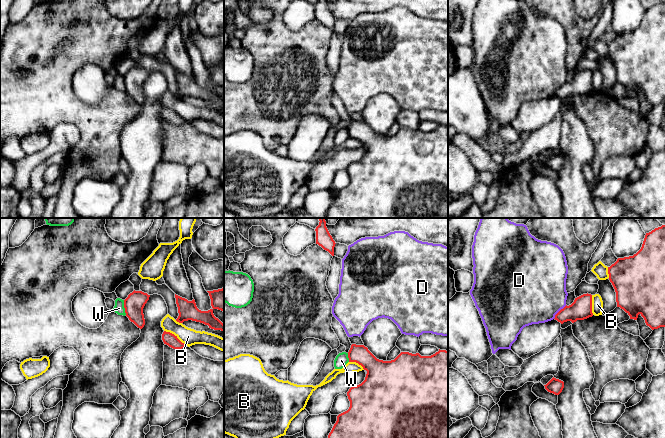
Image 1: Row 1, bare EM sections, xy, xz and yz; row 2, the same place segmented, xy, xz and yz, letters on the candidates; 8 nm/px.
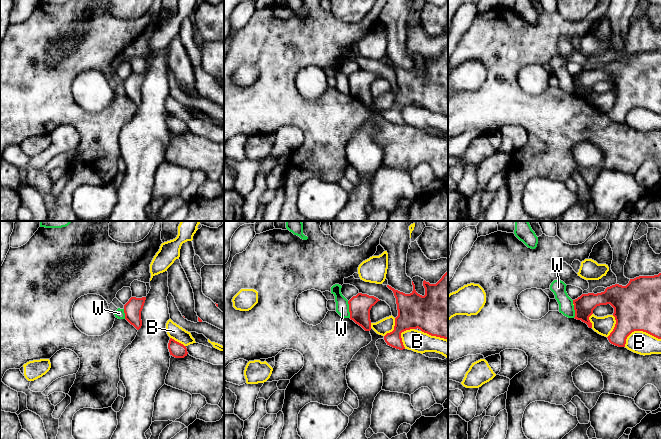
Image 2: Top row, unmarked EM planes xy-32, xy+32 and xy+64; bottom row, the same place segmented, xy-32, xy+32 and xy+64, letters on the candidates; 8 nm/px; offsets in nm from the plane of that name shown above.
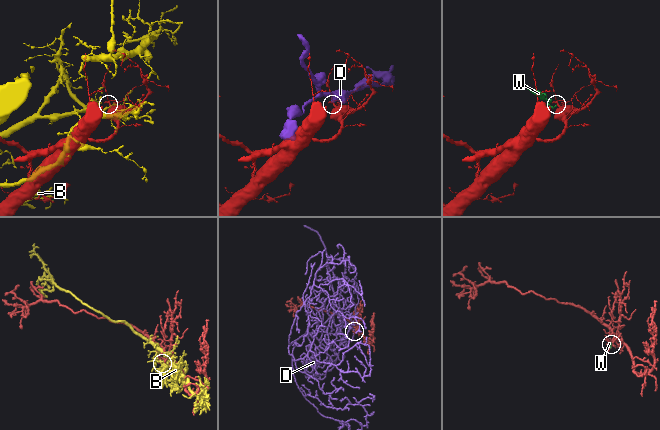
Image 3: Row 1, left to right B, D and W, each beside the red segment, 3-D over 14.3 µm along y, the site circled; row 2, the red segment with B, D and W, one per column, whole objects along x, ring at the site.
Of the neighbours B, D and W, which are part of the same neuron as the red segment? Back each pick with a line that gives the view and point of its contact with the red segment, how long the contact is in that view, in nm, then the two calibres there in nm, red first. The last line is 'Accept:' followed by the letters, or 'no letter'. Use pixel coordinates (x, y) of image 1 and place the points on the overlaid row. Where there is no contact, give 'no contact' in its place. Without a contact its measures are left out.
Accept: no letter

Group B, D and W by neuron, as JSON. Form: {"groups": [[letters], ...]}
{"groups": [["B"], ["D"], ["W"]]}

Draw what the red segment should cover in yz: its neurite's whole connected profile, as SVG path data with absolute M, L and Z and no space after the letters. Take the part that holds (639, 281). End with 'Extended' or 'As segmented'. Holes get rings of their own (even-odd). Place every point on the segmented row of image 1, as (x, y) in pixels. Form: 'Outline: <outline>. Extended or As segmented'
Outline: M665 225L646 233L641 249L633 256L618 258L608 267L609 280L616 292L617 307L623 309L630 319L640 314L652 330L665 327Z. As segmented

